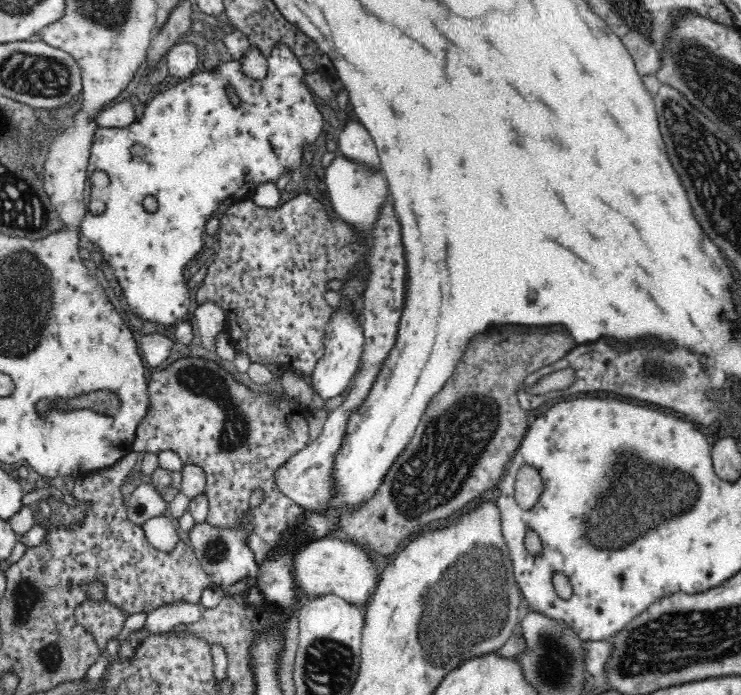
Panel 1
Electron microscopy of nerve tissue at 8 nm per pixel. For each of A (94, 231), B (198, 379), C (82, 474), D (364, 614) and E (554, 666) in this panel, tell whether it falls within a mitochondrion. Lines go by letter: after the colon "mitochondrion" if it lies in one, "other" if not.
A: other
B: mitochondrion
C: other
D: other
E: mitochondrion

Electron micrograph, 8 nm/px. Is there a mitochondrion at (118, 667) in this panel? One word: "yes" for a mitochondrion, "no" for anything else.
no

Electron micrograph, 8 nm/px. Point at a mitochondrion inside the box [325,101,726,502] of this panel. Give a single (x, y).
(653, 366)

